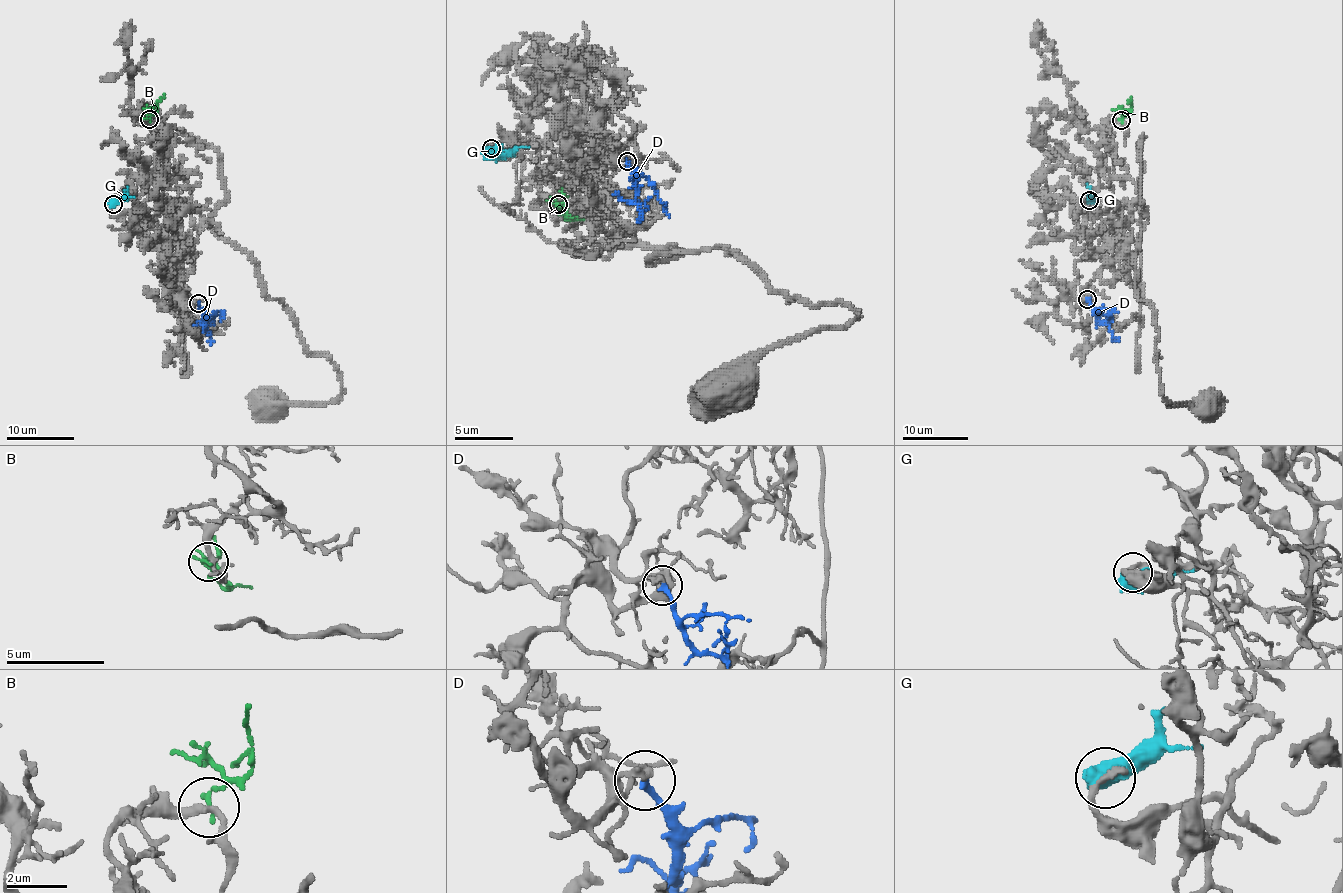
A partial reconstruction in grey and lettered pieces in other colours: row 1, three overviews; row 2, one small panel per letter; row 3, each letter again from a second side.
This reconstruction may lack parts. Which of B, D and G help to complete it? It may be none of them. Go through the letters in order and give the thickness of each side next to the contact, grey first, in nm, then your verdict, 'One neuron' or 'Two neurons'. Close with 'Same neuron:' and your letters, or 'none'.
B: Thickness 240 nm (grey) against 170 nm. Two neurons
D: Thickness 240 nm (grey) against 240 nm. One neuron
G: Thickness 280 nm (grey) against 850 nm. Two neurons
Same neuron: D

